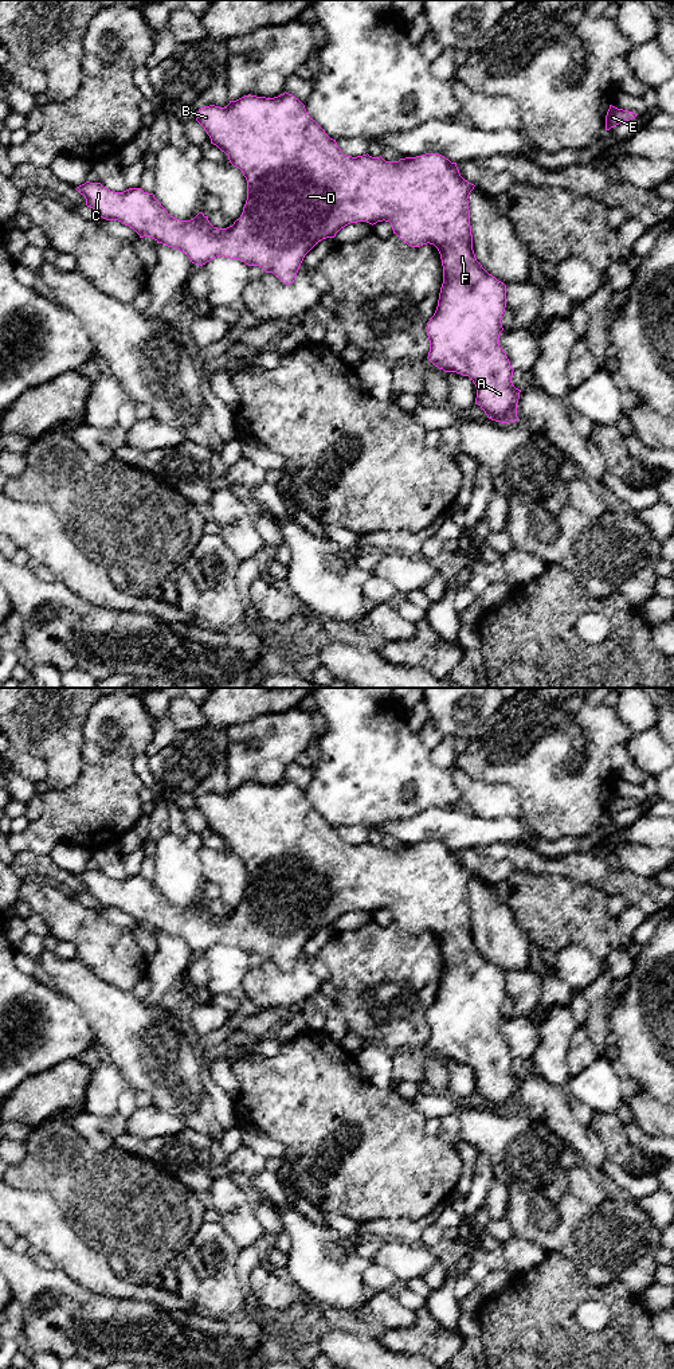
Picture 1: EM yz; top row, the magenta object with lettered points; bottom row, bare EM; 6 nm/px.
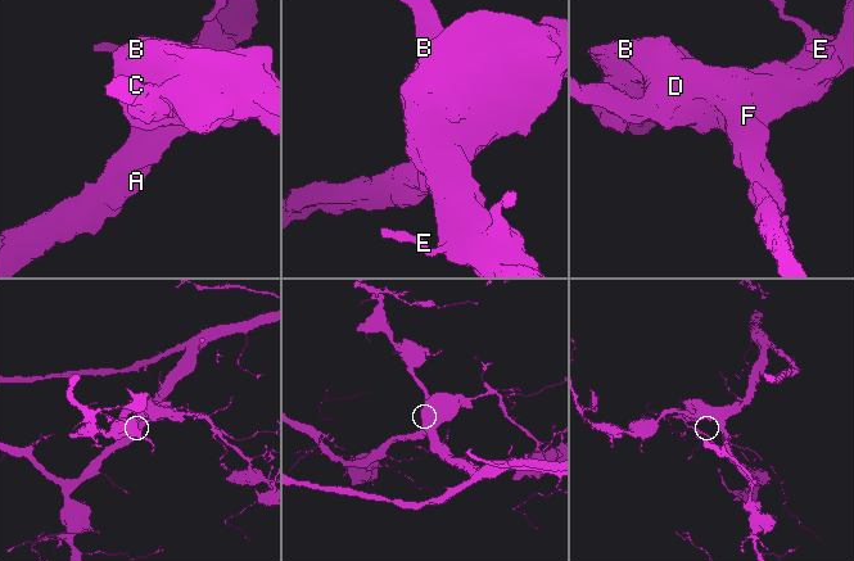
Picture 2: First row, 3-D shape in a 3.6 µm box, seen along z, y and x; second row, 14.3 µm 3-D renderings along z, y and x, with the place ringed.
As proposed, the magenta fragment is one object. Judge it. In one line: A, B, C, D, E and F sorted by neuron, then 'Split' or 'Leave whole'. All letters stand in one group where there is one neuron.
Groups: A B C D E F. Leave whole

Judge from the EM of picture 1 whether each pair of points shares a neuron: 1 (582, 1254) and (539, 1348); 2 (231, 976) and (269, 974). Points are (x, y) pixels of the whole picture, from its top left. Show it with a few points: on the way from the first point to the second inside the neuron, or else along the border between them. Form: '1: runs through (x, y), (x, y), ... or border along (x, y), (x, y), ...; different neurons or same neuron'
1: border along (549, 1252), (564, 1255), (590, 1283), (600, 1286); different neurons
2: border along (251, 969), (238, 993); different neurons

